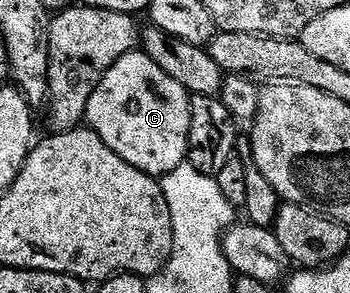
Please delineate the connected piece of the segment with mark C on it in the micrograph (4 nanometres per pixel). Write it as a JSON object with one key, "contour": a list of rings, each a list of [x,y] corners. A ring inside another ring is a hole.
{"contour":[[[138,49],[119,57],[99,81],[91,101],[87,101],[85,123],[123,161],[143,173],[163,177],[186,162],[191,129],[191,96],[144,50]]]}

